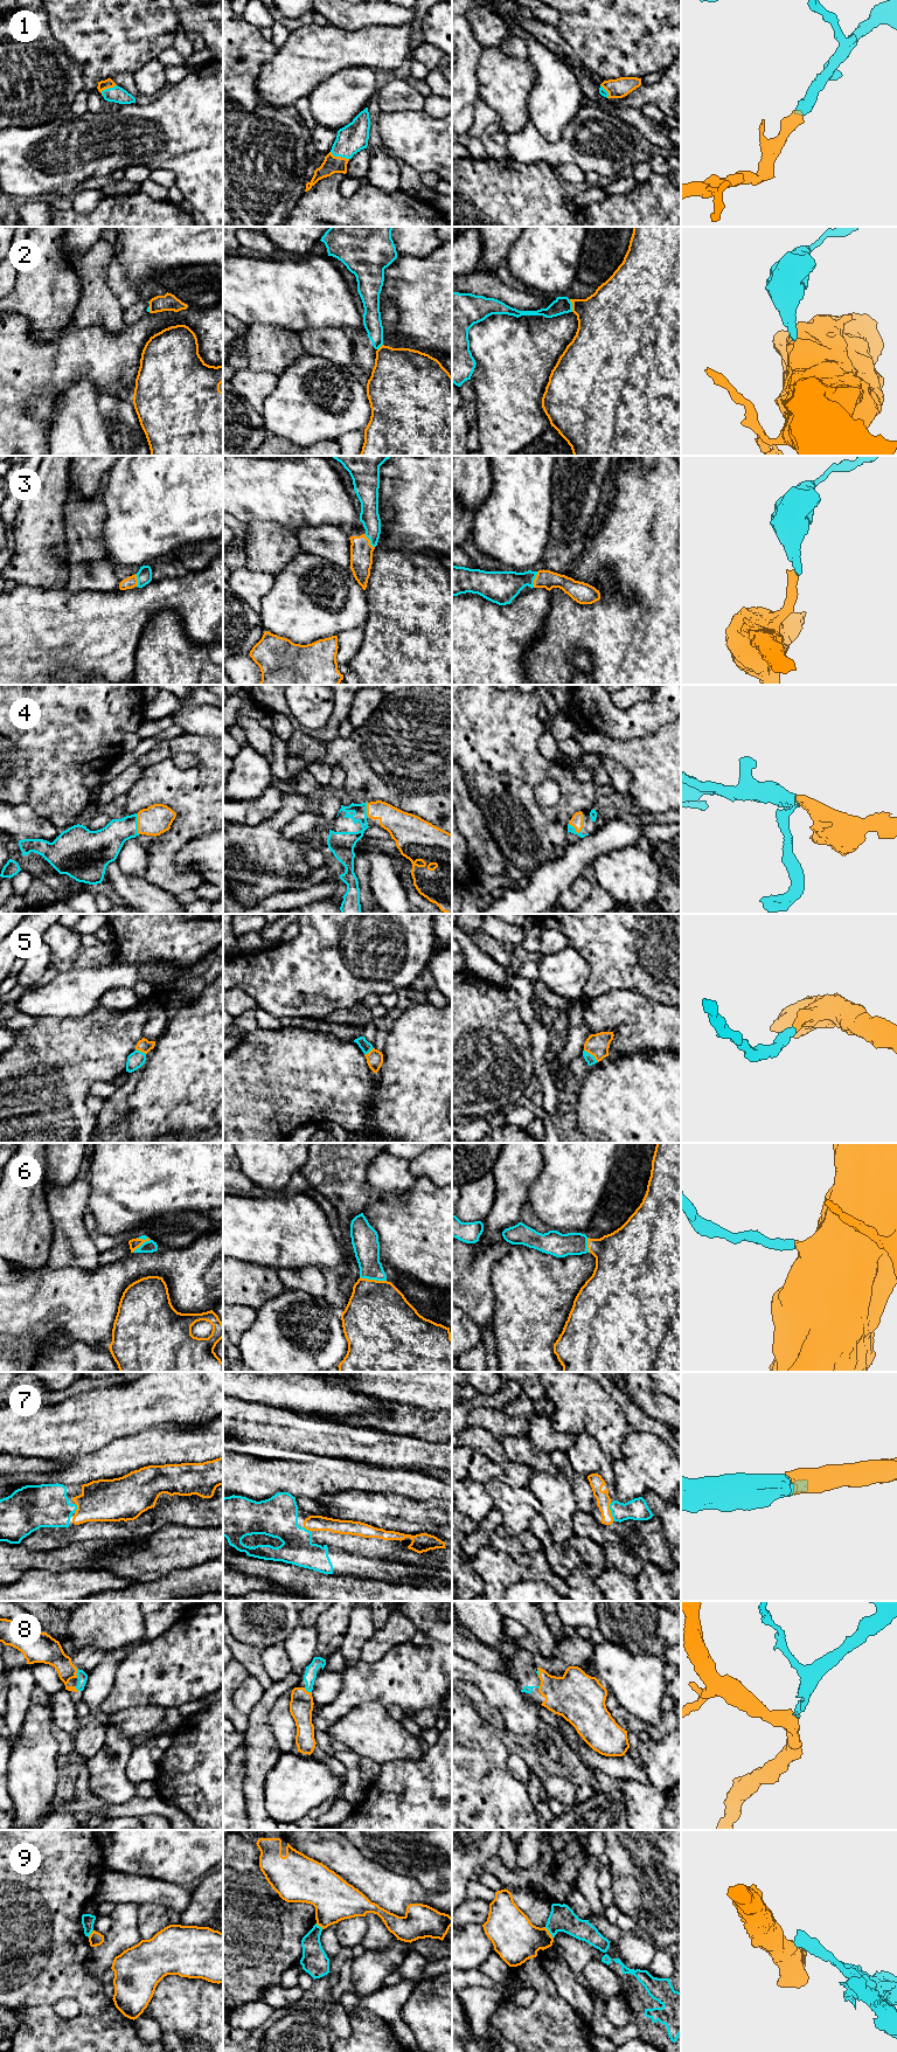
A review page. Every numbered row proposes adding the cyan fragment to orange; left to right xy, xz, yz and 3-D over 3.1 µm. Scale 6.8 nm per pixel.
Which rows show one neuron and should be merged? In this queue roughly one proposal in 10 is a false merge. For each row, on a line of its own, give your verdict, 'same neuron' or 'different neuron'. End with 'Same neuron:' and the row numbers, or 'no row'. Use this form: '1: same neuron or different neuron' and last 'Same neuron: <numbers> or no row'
1: same neuron
2: different neuron
3: same neuron
4: same neuron
5: same neuron
6: same neuron
7: same neuron
8: same neuron
9: different neuron
Same neuron: 1, 3, 4, 5, 6, 7, 8

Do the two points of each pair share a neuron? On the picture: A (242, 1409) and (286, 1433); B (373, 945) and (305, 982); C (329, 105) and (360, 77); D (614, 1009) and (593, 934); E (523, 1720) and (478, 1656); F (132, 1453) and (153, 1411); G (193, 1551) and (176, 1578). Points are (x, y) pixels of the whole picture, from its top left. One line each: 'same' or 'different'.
A: same
B: same
C: same
D: different
E: different
F: different
G: different

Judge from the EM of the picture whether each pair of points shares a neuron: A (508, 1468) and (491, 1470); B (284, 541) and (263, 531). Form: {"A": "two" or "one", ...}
{"A": "one", "B": "one"}

